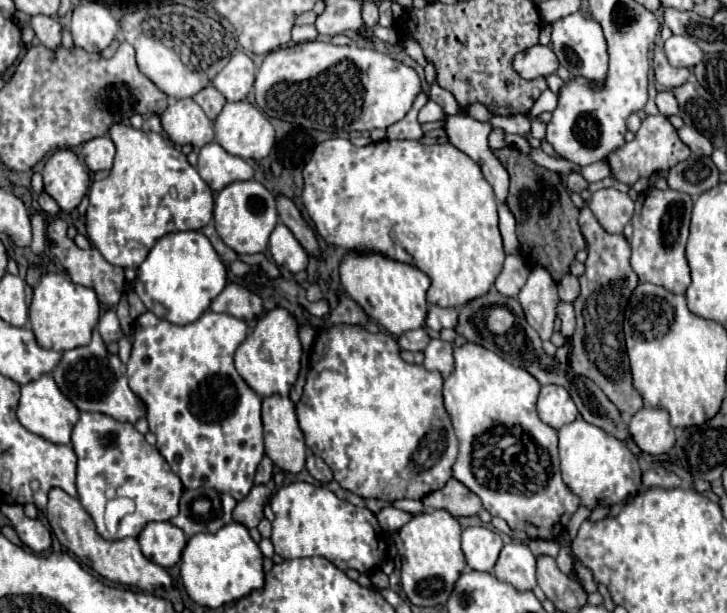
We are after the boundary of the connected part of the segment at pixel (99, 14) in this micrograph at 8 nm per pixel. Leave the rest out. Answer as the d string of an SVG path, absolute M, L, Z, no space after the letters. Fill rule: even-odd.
M88 2L74 8L70 32L74 38L74 46L84 48L86 52L102 52L116 36L118 22L106 6Z

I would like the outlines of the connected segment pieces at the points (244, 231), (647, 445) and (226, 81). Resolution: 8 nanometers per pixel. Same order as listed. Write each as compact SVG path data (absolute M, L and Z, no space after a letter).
M256 180L232 182L224 190L218 192L214 200L214 226L218 236L226 246L230 246L238 254L258 254L268 246L270 232L278 222L276 198L270 190L266 190Z
M642 408L630 422L632 440L648 454L664 454L676 442L676 432L670 426L670 416L660 408Z
M236 52L224 70L214 76L212 86L218 88L228 102L240 102L248 98L254 84L254 74L254 62L244 52Z

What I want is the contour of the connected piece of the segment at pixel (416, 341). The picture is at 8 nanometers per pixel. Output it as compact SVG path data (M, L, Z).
M418 328L418 330L410 330L410 332L404 332L400 338L398 338L398 344L402 350L410 350L410 352L418 352L418 350L424 350L430 342L430 336L426 332L426 328Z

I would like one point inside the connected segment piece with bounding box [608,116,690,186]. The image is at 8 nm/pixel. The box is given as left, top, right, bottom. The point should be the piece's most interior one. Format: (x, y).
(656, 146)

